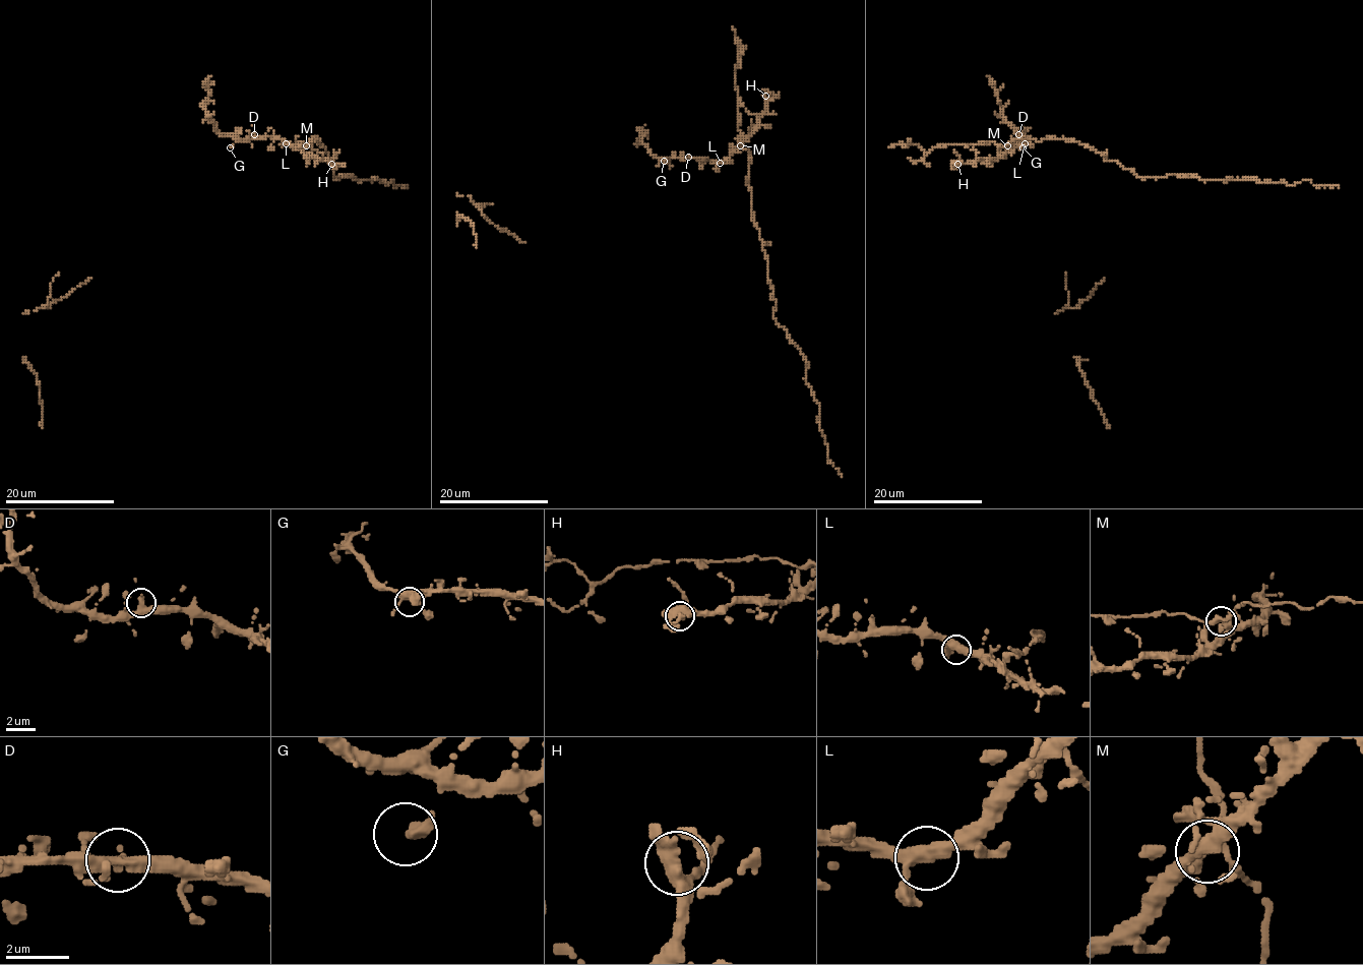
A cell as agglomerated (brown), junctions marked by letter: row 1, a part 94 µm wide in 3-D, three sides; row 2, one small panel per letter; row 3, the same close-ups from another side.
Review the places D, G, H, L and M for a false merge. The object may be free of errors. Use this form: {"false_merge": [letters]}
{"false_merge": ["M"]}

